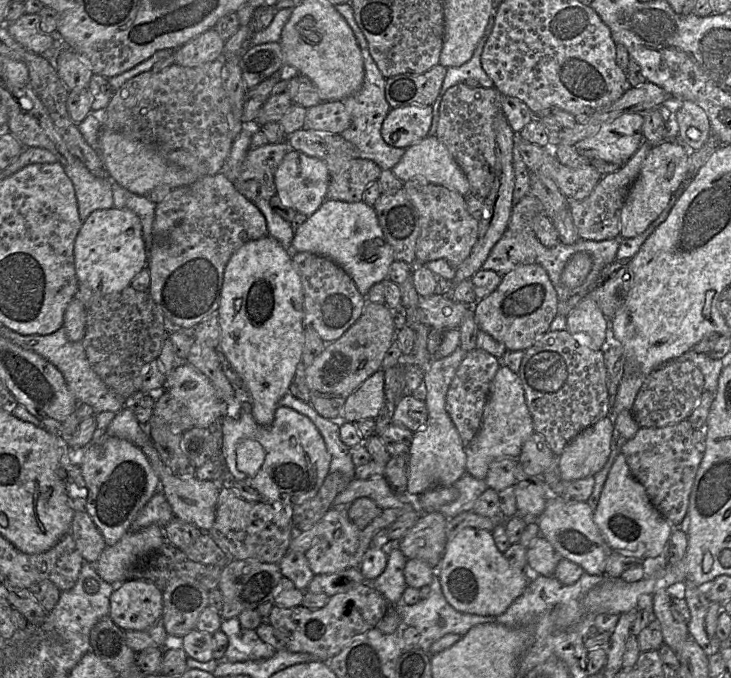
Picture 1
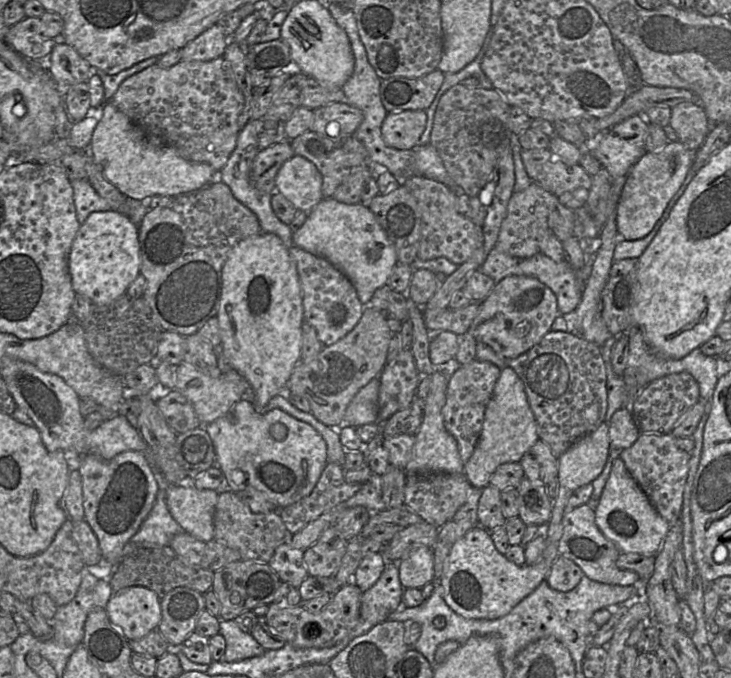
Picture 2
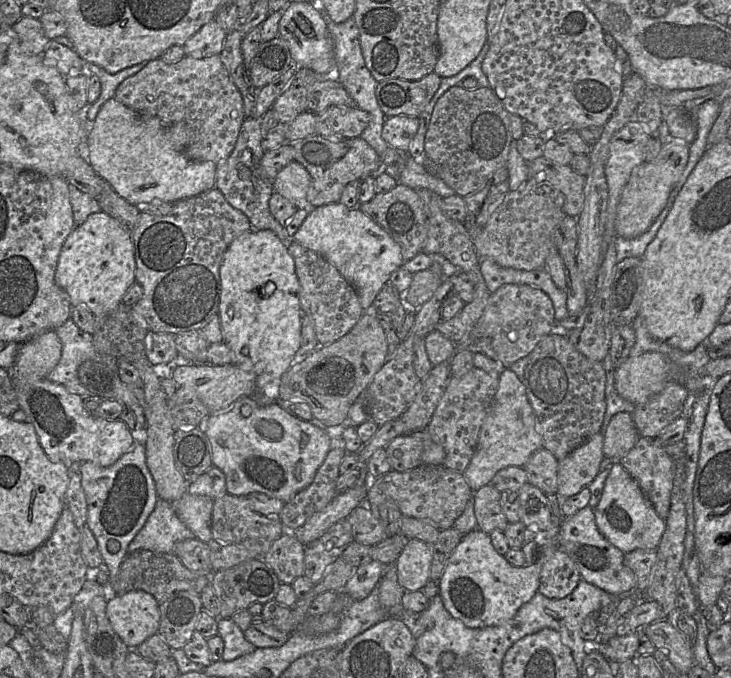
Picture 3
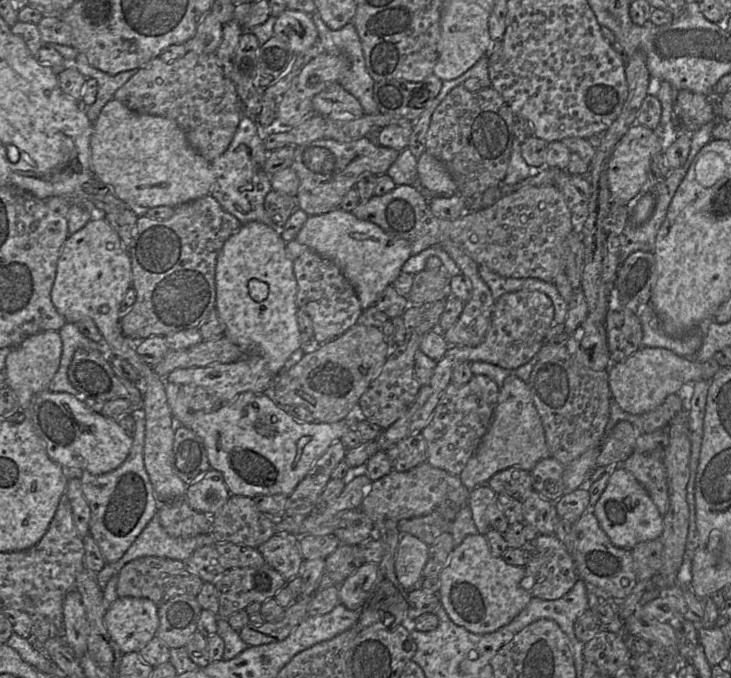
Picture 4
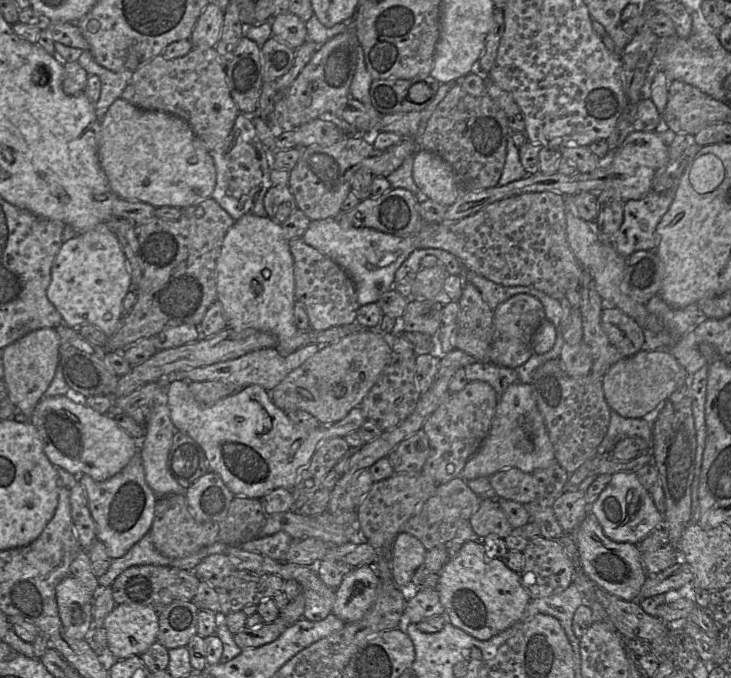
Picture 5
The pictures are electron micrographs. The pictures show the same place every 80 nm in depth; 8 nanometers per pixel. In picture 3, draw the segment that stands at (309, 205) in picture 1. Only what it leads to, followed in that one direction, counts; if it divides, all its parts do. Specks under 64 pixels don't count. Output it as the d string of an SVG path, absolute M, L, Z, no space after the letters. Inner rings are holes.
M293 160L277 174L273 181L274 191L290 200L298 208L305 207L311 176L306 168Z

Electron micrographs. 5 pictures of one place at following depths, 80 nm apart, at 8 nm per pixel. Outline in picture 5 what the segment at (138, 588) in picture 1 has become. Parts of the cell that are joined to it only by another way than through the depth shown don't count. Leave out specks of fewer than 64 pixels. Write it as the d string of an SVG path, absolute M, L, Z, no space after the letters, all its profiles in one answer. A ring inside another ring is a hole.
M115 605L105 617L104 629L111 658L140 656L157 641L158 613L144 605Z

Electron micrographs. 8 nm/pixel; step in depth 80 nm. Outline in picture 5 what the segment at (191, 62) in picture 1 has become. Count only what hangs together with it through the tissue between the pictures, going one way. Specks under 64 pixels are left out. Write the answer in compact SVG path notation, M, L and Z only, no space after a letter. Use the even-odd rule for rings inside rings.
M209 2L199 16L190 36L193 47L214 47L218 43L224 22L224 12Z

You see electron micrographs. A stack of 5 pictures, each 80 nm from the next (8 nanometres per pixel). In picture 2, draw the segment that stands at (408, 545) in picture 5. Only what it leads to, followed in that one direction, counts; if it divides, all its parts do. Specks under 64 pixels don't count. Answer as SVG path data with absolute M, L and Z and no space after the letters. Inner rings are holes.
M413 546L397 563L399 579L404 589L423 588L434 580L434 555L432 548Z

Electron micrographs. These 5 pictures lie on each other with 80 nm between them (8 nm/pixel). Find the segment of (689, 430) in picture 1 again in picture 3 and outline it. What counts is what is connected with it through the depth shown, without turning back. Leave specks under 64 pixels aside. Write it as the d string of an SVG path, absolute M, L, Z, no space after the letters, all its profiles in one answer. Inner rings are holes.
M640 436L634 447L620 459L620 463L638 483L657 514L665 520L673 487L672 457L658 444L657 439Z

